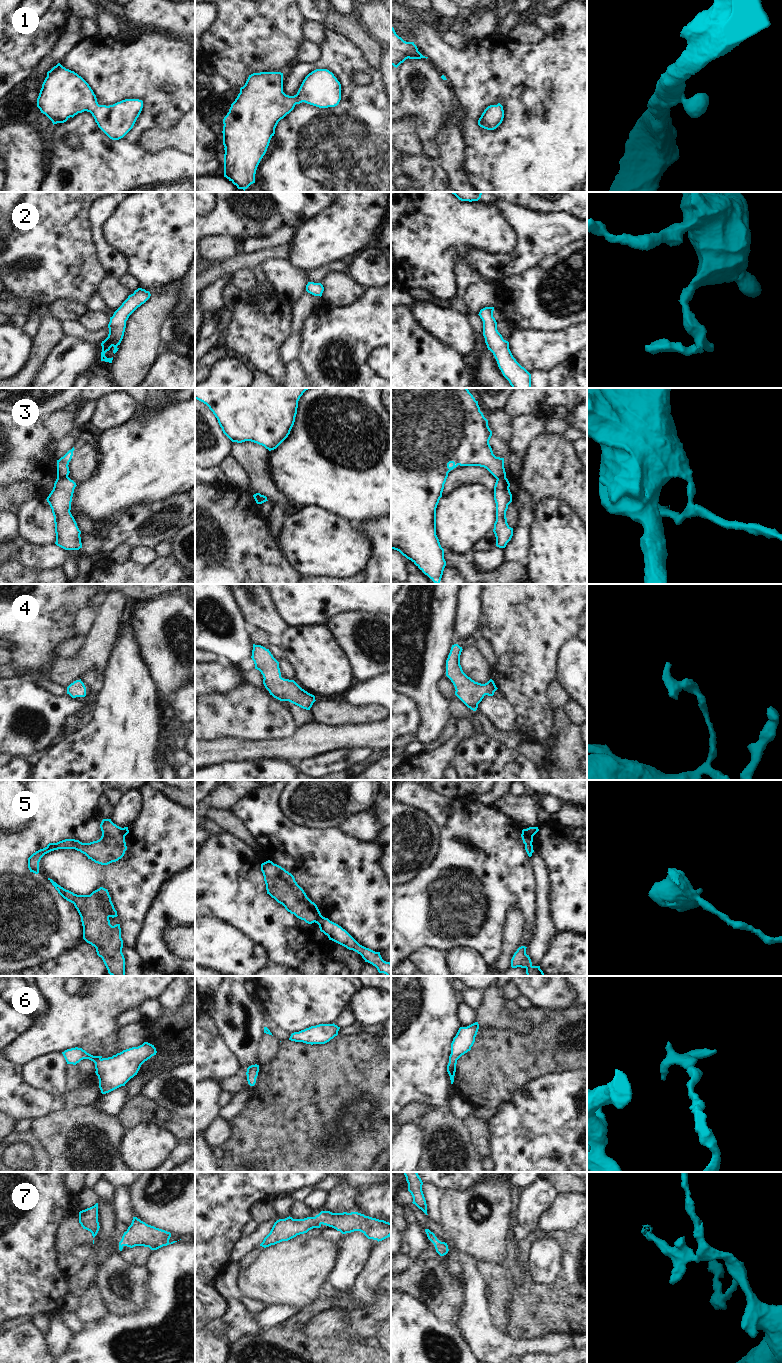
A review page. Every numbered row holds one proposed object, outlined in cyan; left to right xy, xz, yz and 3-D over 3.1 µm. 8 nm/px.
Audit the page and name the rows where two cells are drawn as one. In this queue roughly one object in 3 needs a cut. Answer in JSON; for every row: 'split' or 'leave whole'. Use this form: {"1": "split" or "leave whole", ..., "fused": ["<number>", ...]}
{"1": "leave whole", "2": "leave whole", "3": "split", "4": "leave whole", "5": "split", "6": "leave whole", "7": "leave whole", "fused": ["3", "5"]}

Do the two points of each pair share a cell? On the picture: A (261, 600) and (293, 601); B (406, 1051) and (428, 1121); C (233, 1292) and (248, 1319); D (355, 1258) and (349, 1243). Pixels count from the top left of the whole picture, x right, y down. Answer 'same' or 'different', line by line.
A: different
B: different
C: same
D: same

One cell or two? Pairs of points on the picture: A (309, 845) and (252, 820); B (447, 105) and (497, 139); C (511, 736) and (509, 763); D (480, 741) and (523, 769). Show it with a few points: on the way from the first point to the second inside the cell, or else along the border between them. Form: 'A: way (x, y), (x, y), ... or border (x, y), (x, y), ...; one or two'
A: way (295, 845), (288, 845), (266, 824); one
B: border (451, 91), (460, 119); two
C: border (489, 737), (500, 740), (515, 749); two
D: way (491, 752), (508, 769), (512, 769); one

